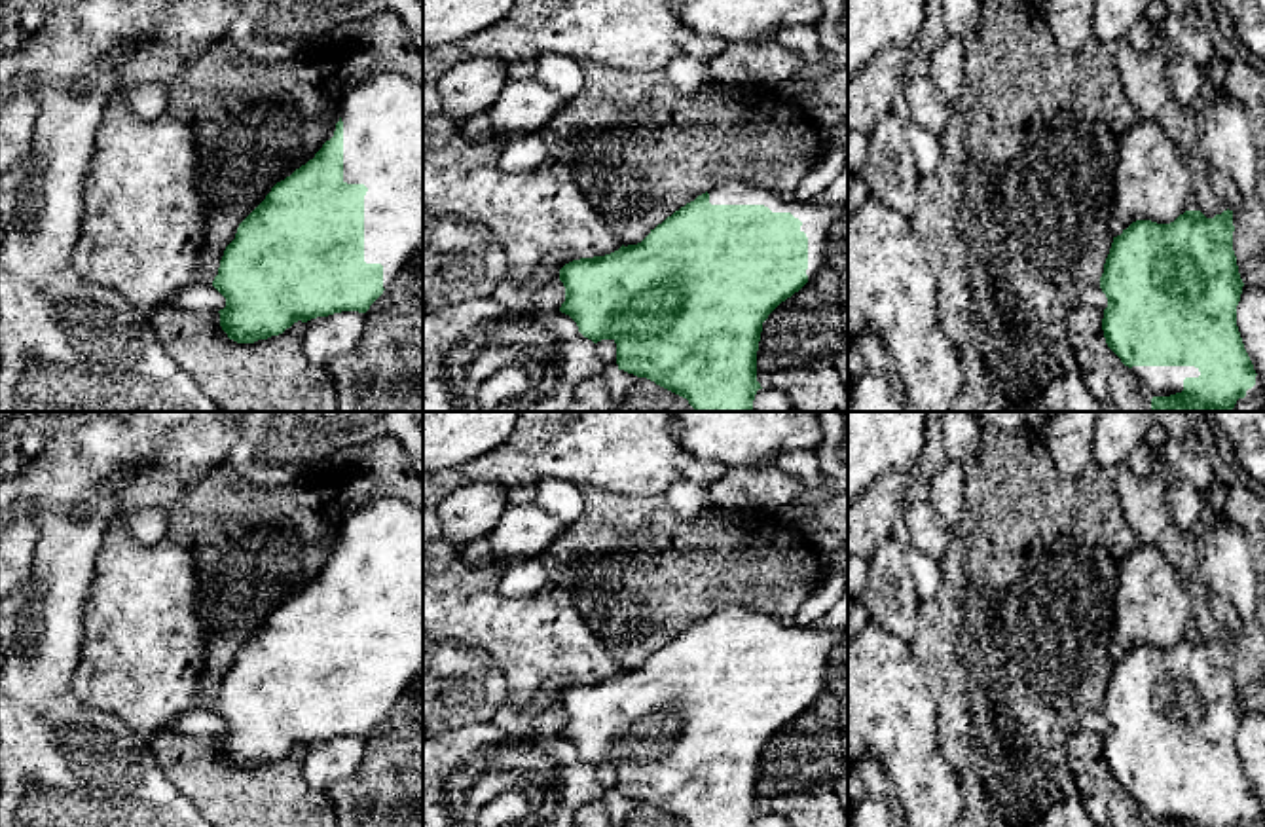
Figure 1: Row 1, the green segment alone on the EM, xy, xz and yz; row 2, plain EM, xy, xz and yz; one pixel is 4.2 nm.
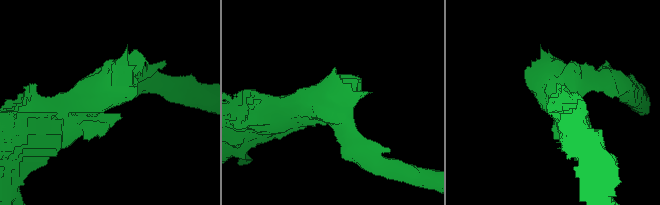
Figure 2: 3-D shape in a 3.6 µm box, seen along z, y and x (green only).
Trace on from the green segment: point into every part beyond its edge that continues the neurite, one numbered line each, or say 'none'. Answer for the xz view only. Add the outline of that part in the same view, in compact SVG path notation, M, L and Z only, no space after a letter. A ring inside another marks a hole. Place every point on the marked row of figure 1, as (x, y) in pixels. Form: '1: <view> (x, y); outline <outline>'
1: xz (816, 220); outline M740 178L723 180L709 192L711 205L764 205L772 212L791 212L802 222L800 231L808 237L808 279L814 277L823 262L827 233L844 207L821 207L812 201L785 199L768 188L749 184Z

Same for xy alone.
1: xy (382, 116); outline M376 70L343 99L326 140L334 137L339 119L343 121L343 182L368 188L364 195L364 262L383 266L383 288L387 290L423 245L423 80Z

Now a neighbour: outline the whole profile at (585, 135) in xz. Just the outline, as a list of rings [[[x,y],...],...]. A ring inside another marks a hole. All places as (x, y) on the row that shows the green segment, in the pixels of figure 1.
[[[582,59],[582,91],[539,131],[550,157],[565,163],[605,226],[624,245],[641,243],[675,211],[723,180],[740,178],[795,199],[795,190],[825,154],[821,119],[797,110],[776,85],[709,82],[696,93],[675,89],[664,68],[622,72]]]

